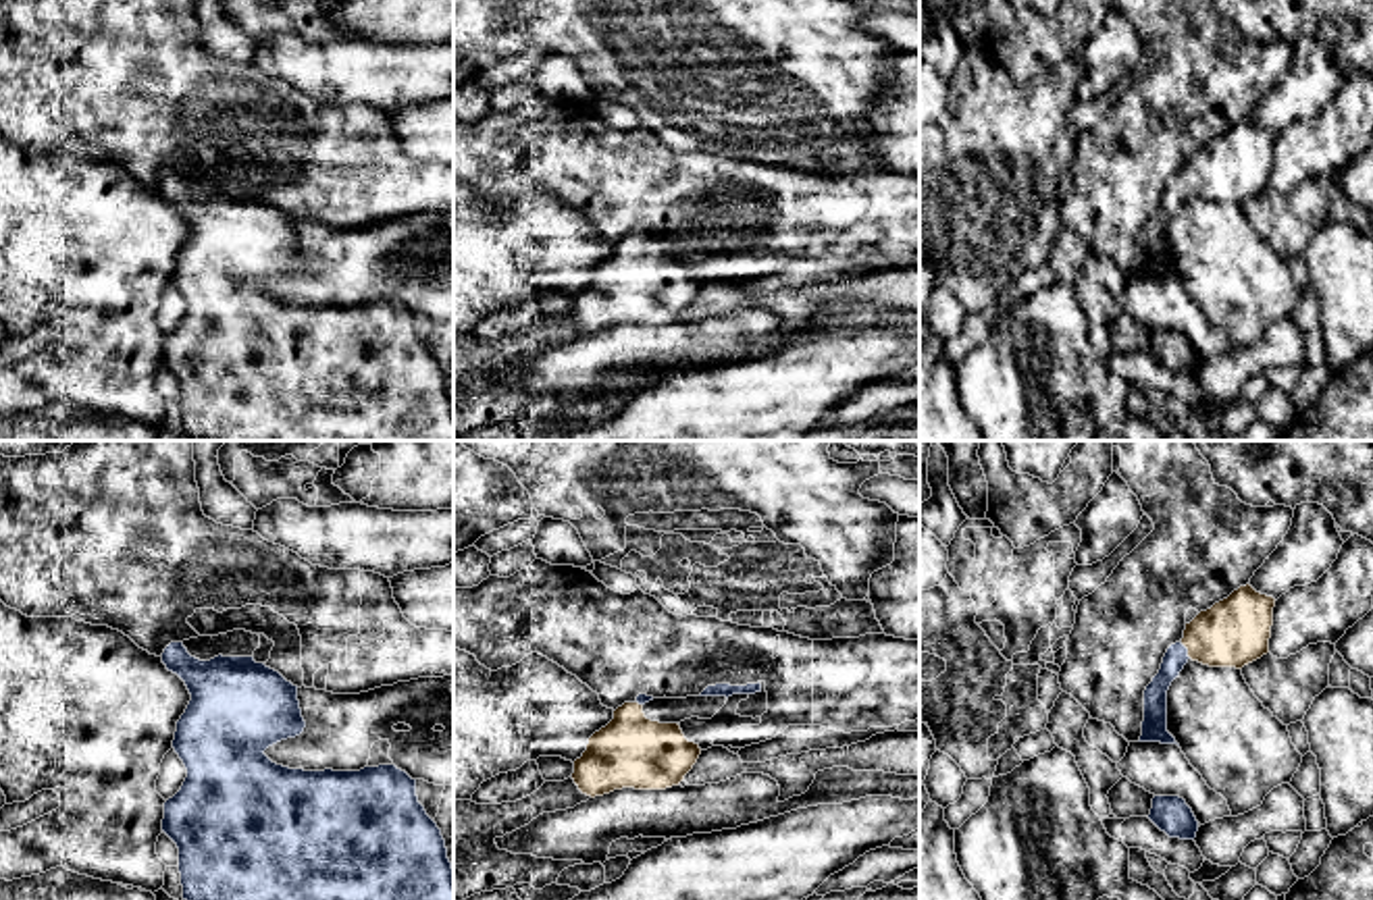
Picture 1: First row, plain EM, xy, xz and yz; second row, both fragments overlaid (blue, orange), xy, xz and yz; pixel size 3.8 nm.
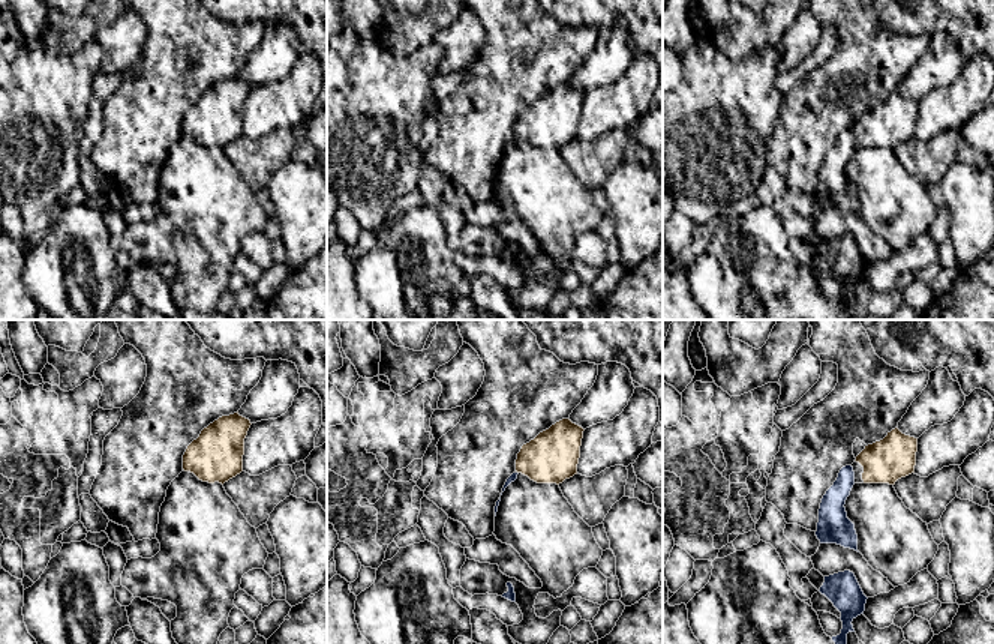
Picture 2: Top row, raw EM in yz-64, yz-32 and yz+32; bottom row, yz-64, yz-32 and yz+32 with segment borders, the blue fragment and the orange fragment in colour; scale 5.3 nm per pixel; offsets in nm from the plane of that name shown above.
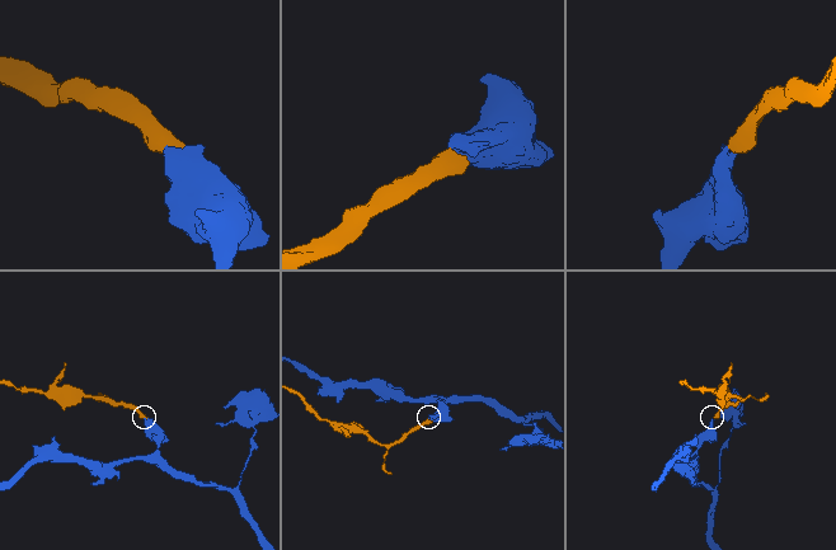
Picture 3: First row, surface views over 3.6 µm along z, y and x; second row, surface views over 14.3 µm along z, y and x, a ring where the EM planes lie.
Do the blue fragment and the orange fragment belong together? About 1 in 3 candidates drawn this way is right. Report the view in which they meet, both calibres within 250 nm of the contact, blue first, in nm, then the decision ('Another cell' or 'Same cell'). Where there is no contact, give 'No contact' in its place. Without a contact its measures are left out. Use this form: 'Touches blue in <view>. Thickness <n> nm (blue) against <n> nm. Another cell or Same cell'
Touches blue in yz. Thickness 100 nm (blue) against 260 nm. Same cell

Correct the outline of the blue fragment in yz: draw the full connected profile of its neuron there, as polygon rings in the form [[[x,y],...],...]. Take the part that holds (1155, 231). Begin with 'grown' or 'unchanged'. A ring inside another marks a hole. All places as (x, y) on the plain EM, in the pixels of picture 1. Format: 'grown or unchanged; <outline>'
grown; [[[1240,121],[1227,133],[1186,158],[1184,173],[1171,179],[1159,208],[1144,224],[1144,256],[1138,276],[1177,279],[1167,266],[1167,224],[1192,193],[1209,202],[1236,202],[1269,187],[1275,133]]]

